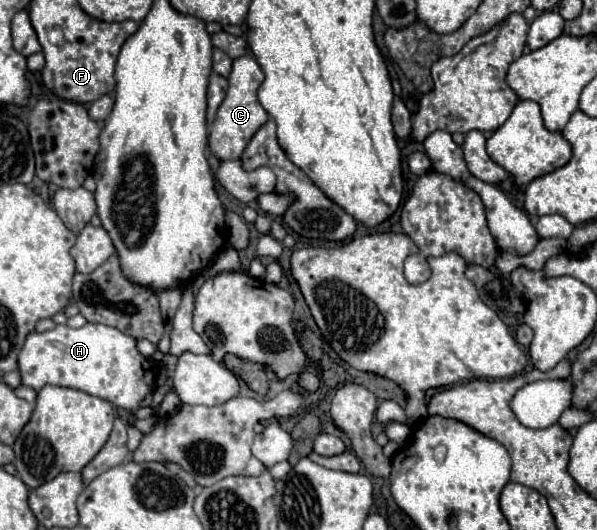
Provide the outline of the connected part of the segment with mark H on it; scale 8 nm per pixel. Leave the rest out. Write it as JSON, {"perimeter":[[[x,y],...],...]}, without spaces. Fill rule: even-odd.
{"perimeter":[[[86,324],[82,328],[70,328],[70,326],[56,326],[52,330],[46,332],[30,332],[26,336],[26,342],[20,350],[18,356],[18,370],[22,376],[22,384],[32,388],[32,390],[40,390],[46,384],[54,384],[54,386],[68,386],[68,388],[76,388],[82,392],[88,392],[92,396],[104,398],[120,408],[126,410],[138,410],[138,402],[148,396],[154,388],[154,364],[152,360],[144,358],[138,350],[136,350],[136,340],[118,332],[116,328],[104,326],[104,324]]]}

